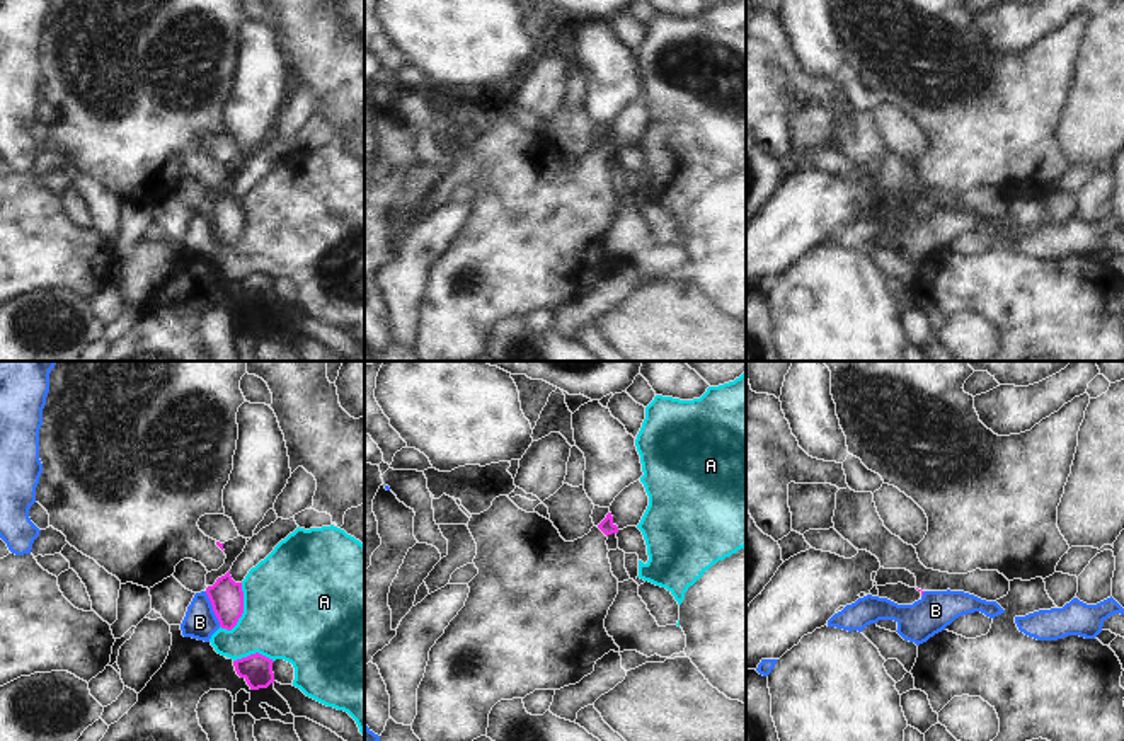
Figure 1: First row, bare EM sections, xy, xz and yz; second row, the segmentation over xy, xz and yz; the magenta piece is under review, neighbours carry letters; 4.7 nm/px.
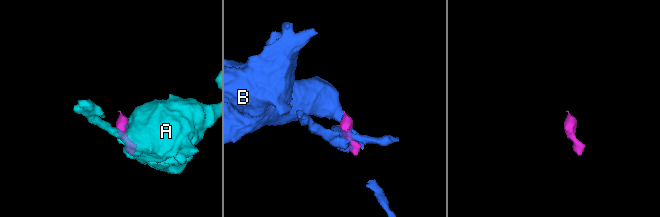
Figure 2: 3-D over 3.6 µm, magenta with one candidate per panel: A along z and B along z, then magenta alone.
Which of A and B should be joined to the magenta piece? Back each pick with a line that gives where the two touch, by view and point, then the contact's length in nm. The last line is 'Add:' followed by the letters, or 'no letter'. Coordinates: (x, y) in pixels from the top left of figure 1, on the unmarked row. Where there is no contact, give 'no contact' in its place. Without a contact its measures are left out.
Add: no letter

